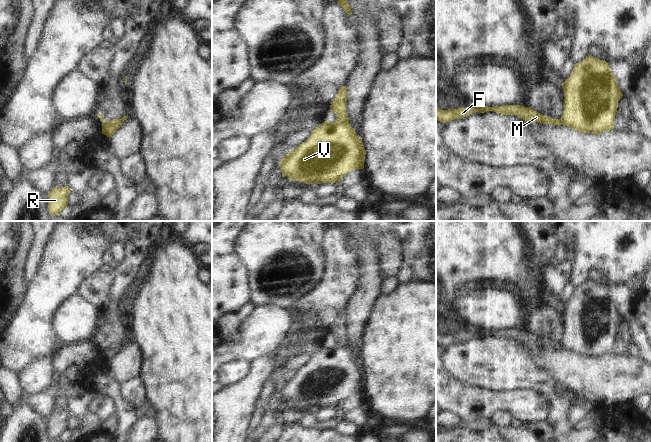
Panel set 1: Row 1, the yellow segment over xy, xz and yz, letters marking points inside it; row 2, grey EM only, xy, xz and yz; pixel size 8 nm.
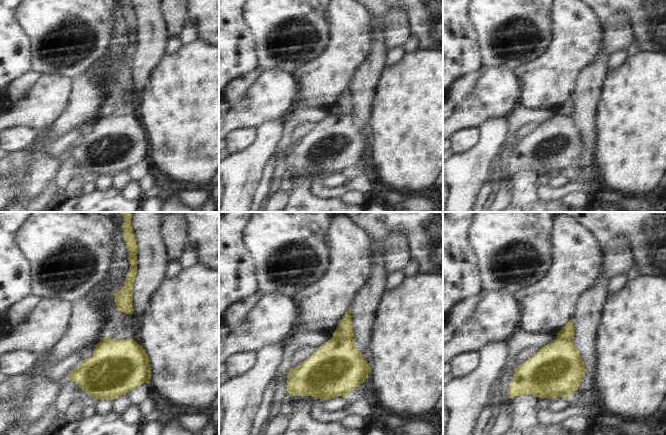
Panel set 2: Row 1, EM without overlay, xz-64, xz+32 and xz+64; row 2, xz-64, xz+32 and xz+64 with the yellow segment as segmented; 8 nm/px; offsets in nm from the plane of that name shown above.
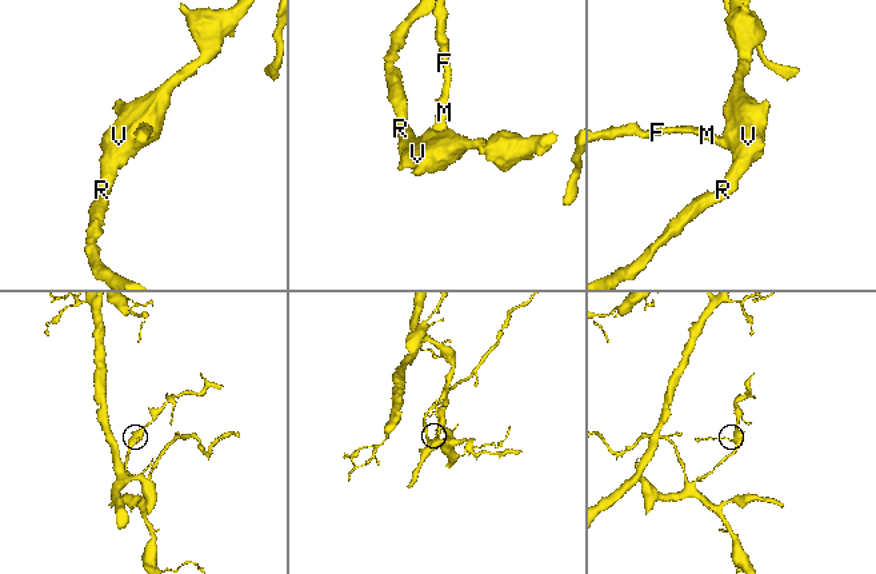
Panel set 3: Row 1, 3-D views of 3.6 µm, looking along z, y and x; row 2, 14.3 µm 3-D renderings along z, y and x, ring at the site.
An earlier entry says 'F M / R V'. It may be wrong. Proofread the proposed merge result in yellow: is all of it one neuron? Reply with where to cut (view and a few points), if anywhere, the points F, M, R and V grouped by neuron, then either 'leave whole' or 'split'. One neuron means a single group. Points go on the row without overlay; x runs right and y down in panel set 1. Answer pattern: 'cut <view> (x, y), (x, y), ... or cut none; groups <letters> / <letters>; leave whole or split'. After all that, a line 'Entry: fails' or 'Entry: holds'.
cut xz (348, 344), (338, 348), (333, 347); groups F M / R V; split
Entry: holds

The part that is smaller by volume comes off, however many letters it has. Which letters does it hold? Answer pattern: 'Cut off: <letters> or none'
Cut off: F, M

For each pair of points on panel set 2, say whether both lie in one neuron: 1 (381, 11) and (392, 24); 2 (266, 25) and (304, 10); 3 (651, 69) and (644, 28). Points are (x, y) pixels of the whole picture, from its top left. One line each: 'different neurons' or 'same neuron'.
1: different neurons
2: same neuron
3: different neurons

